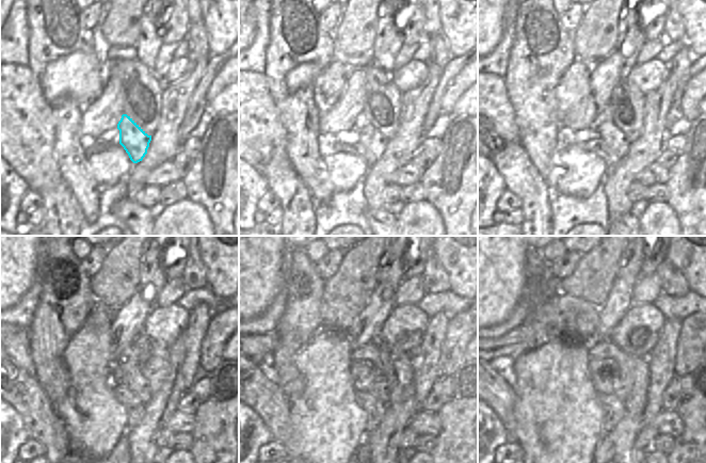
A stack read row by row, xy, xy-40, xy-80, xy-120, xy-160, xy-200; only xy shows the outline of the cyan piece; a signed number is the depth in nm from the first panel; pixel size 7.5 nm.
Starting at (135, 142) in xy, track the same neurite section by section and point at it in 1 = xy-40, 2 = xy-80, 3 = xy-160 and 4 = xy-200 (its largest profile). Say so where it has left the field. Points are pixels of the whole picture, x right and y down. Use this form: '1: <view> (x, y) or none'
1: xy-40 (370, 137)
2: xy-80 (609, 133)
3: xy-160 (381, 387)
4: xy-200 (620, 392)

